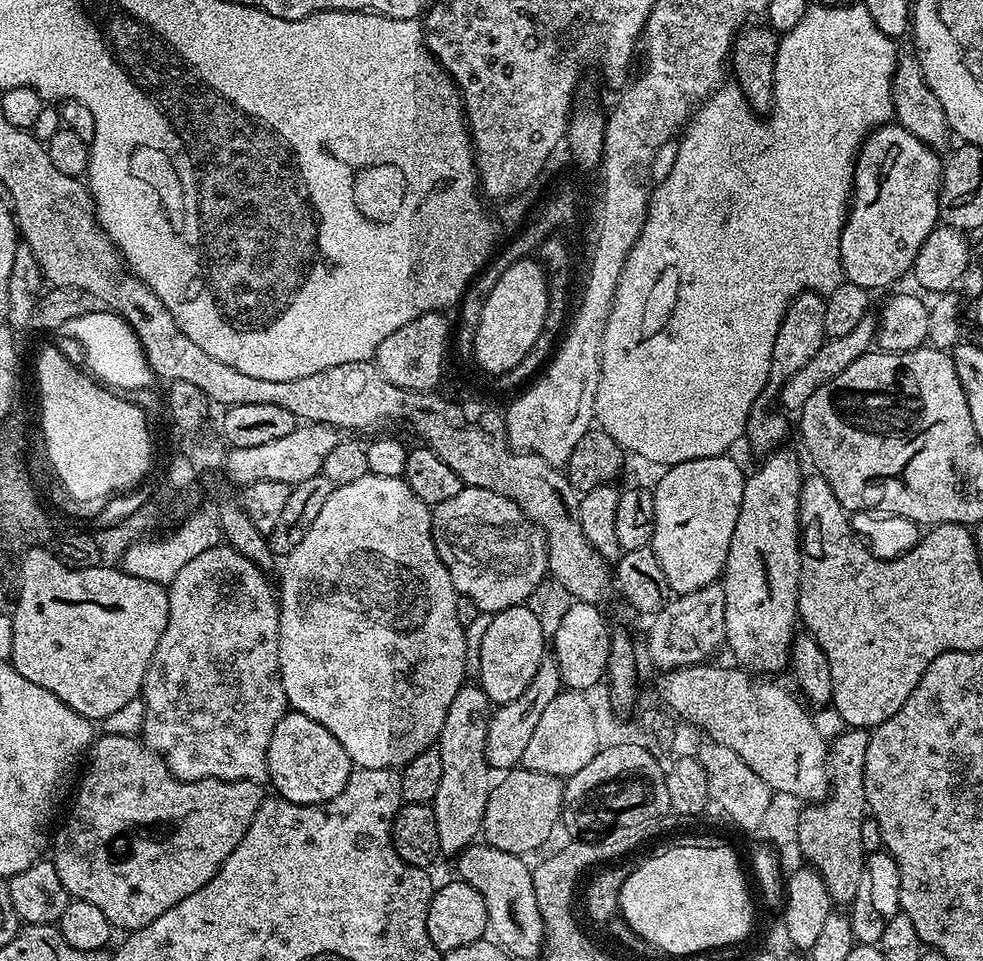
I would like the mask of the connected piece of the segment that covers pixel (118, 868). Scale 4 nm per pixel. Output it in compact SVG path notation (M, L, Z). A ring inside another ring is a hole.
M104 736L101 740L99 737L90 749L91 756L88 773L85 774L84 781L76 792L72 813L69 814L68 821L61 826L60 833L51 841L50 859L52 865L58 870L58 878L62 878L62 886L66 886L69 897L90 902L90 906L98 906L98 910L106 914L106 918L116 930L144 928L150 922L154 922L158 914L166 914L170 906L178 906L182 898L190 898L194 890L202 890L202 886L206 886L206 882L210 882L210 878L218 874L226 858L234 854L238 842L246 838L246 830L250 830L250 822L254 822L258 814L258 806L266 799L266 792L263 792L265 789L249 780L177 780L166 766L164 759L150 751L137 737L136 740L132 736Z

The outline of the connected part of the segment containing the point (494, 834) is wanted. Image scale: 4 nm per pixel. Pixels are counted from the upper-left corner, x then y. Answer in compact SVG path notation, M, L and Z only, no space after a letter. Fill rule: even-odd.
M517 766L505 771L500 781L488 789L484 811L483 843L515 856L524 856L540 848L552 836L564 807L564 785L561 777L538 774L534 770Z

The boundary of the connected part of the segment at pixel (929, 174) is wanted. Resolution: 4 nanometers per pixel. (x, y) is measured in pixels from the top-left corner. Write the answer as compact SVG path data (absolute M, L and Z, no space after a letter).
M889 122L869 132L856 156L852 198L840 239L843 279L869 290L888 288L911 273L912 263L940 220L942 160L910 130Z

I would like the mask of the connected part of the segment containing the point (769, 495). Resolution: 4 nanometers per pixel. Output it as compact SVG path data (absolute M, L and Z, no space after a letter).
M776 450L763 457L764 465L749 475L742 490L742 506L738 522L734 522L734 538L724 563L724 644L732 651L739 667L749 673L780 672L789 667L792 637L798 628L796 603L800 593L800 464L785 450Z

